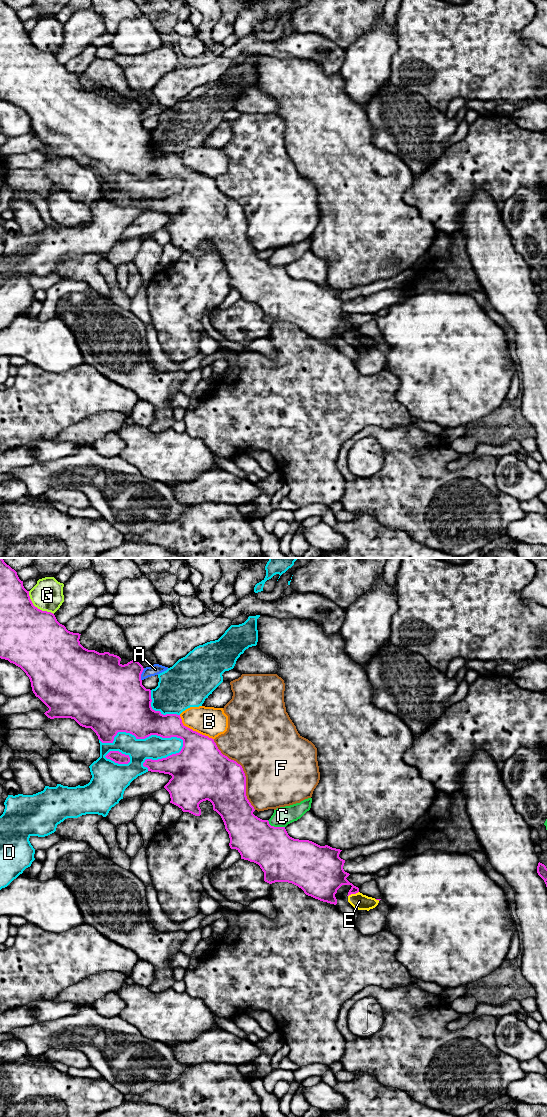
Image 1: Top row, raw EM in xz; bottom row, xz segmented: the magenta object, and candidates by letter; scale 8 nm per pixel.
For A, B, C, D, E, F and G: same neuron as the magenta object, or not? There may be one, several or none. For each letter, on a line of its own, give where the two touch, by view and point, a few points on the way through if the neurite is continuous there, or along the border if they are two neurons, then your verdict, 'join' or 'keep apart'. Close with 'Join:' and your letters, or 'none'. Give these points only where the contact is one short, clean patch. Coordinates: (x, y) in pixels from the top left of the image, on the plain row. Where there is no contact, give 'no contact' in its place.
A: contact xz (141, 113); keep apart
B: contact xz (194, 171); keep apart
C: contact xz (275, 267); keep apart
D: contact xz (142, 178); keep apart
E: contact xz (353, 333); keep apart
F: contact xz (243, 211); keep apart
G: contact xz (36, 47); keep apart
Join: none

